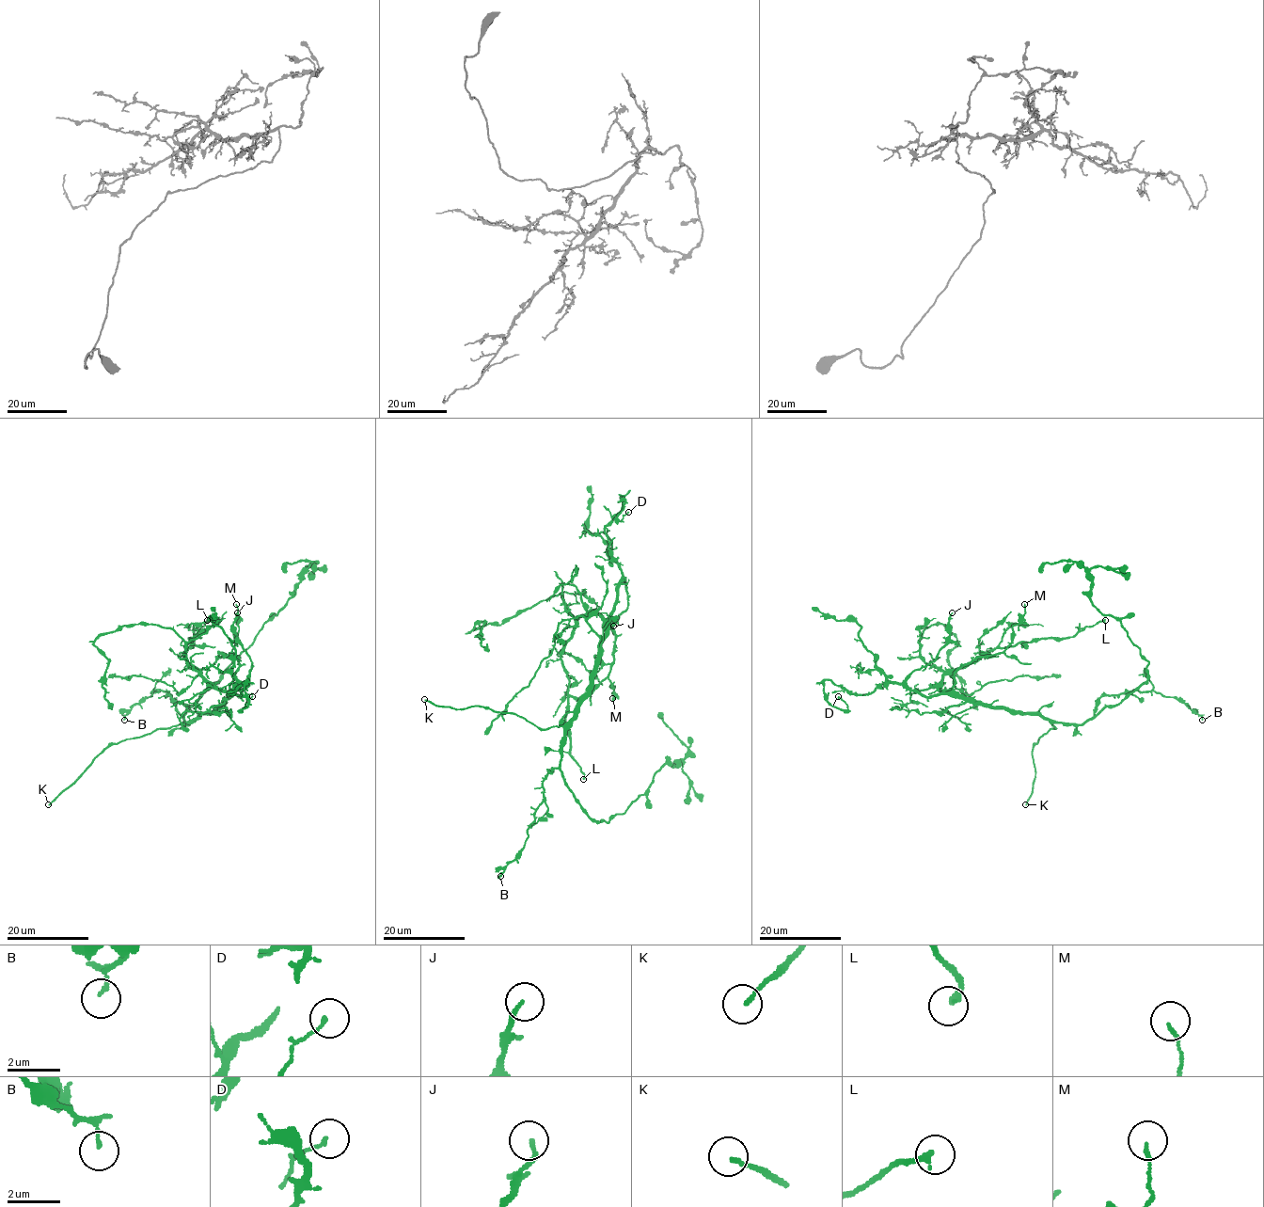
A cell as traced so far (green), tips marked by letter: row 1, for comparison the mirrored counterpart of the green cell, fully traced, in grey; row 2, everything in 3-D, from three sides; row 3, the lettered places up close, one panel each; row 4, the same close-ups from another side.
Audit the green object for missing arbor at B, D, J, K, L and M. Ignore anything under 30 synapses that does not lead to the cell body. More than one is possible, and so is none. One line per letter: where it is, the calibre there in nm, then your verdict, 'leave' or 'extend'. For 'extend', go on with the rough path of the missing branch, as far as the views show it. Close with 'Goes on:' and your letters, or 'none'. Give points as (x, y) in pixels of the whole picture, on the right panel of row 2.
B: (1202, 720) | 120 nm | leave
D: (838, 696) | 130 nm | leave
J: (952, 612) | 160 nm | leave
K: (1025, 804) | 140 nm | extend
L: (1105, 620) | 220 nm | leave
M: (1024, 604) | 130 nm | leave
Goes on: K

